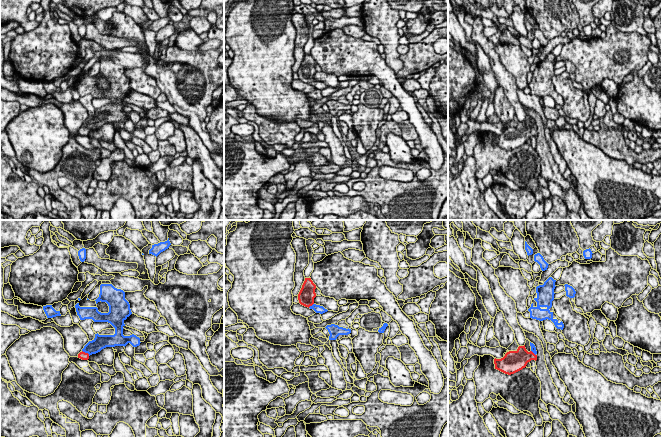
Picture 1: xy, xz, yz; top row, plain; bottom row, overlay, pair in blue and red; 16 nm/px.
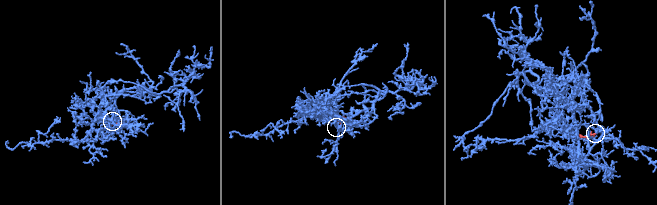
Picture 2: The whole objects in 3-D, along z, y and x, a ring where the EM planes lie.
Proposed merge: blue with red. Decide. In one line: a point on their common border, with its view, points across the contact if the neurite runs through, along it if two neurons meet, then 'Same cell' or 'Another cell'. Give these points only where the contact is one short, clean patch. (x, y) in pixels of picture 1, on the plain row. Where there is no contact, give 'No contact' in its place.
Touches blue at xy (86, 128). Path across: xy (92, 123), (86, 128), (82, 131). Same cell

